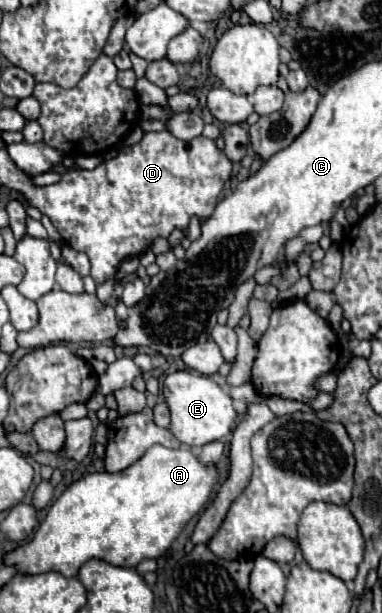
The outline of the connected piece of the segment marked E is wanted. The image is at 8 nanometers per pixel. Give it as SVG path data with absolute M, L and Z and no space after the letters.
M183 370L169 374L163 382L163 396L171 410L171 432L181 444L191 448L201 448L209 442L221 440L231 432L237 418L231 396L213 378L199 372Z

